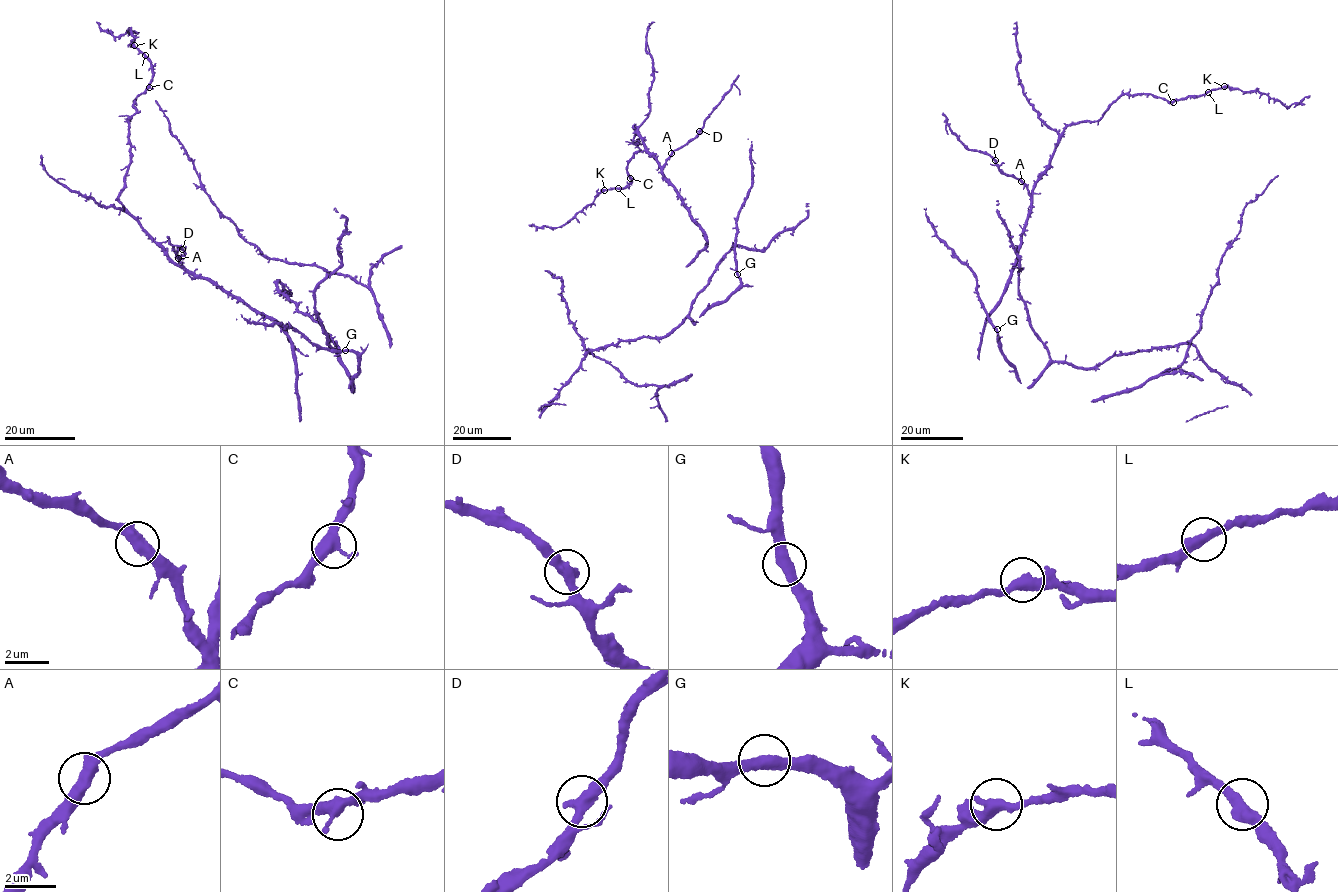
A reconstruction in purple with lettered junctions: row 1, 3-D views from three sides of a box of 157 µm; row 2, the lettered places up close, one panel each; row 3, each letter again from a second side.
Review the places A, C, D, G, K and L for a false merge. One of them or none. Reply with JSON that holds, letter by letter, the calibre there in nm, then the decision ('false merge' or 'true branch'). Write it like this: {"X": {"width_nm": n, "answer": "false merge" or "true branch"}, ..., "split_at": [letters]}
{"A": {"width_nm": 460, "answer": "true branch"}, "C": {"width_nm": 460, "answer": "true branch"}, "D": {"width_nm": 440, "answer": "true branch"}, "G": {"width_nm": 440, "answer": "true branch"}, "K": {"width_nm": 440, "answer": "true branch"}, "L": {"width_nm": 460, "answer": "true branch"}, "split_at": []}

